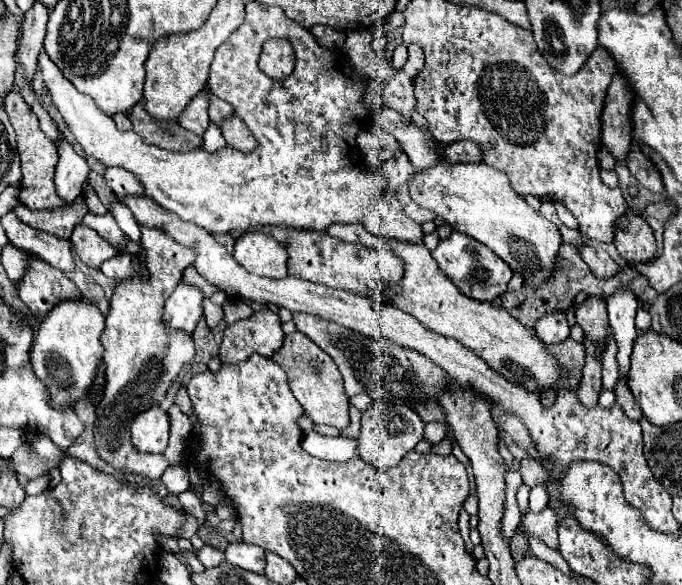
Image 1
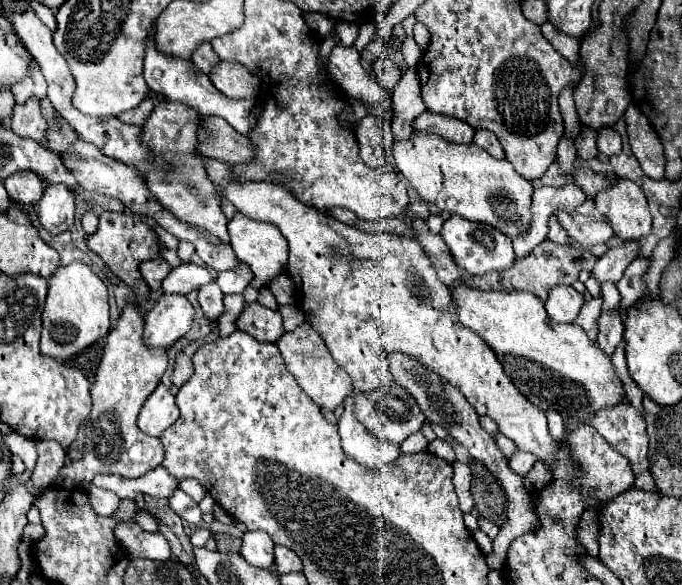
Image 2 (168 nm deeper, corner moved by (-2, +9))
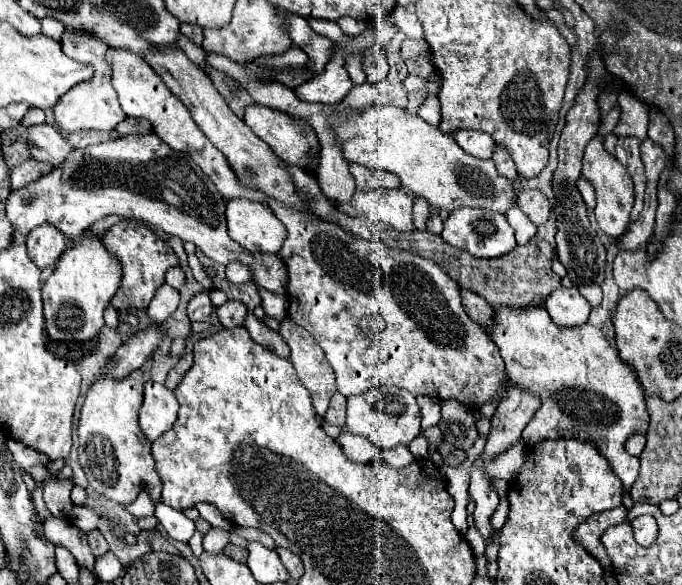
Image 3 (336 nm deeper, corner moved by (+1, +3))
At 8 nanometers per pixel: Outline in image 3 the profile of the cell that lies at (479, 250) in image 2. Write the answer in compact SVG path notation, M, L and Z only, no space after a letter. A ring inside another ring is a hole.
M476 207L454 209L448 215L448 219L444 221L442 237L452 247L464 249L464 251L472 253L474 257L484 257L484 259L488 259L488 257L500 257L504 253L510 253L516 247L514 231L512 231L506 215L496 213L496 211L488 211L488 209L476 209Z

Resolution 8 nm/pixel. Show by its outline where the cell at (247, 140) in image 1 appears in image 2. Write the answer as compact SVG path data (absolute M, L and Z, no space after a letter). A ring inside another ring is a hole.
M221 61L211 83L229 99L255 99L259 95L259 79L237 63Z

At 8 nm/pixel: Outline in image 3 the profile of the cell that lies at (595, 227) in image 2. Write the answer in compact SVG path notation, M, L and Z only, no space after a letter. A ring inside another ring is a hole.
M518 187L516 189L516 207L520 207L534 225L546 223L546 219L552 213L548 199L538 189Z

